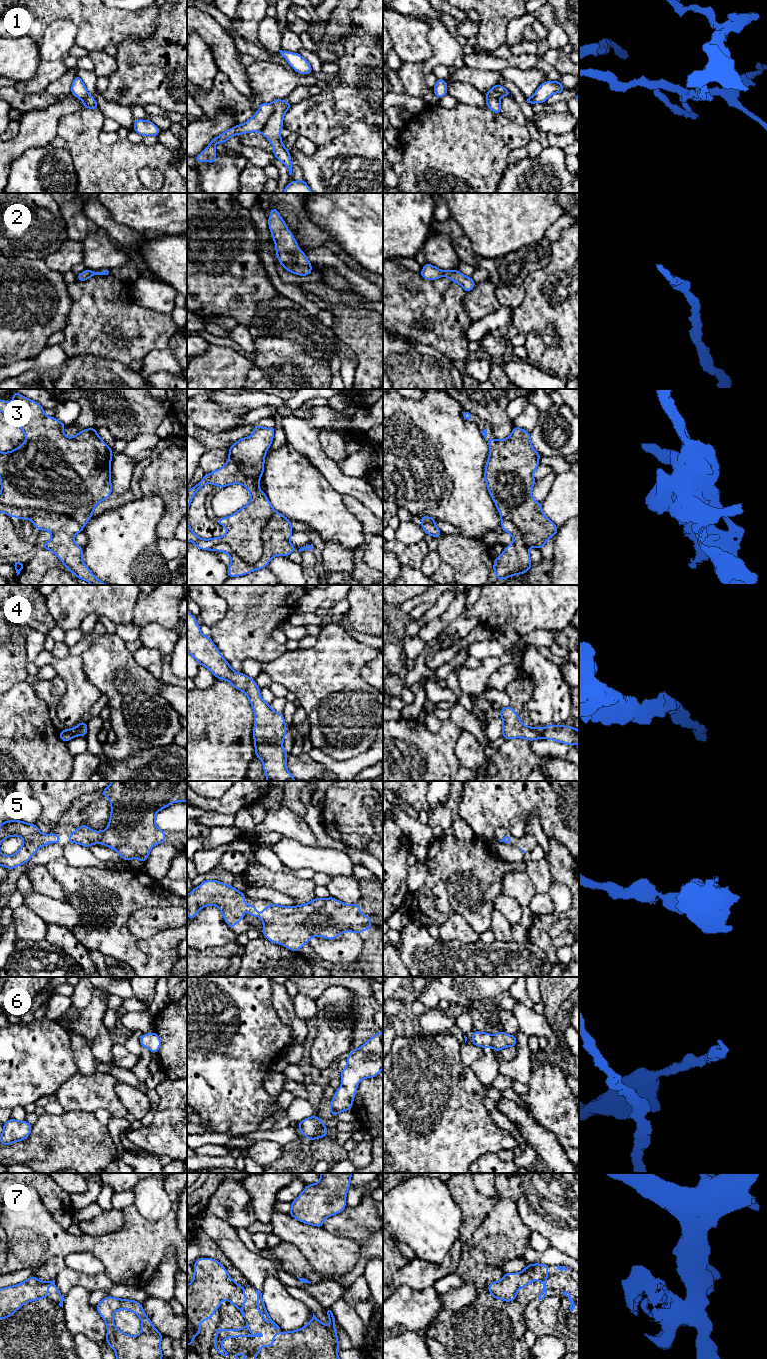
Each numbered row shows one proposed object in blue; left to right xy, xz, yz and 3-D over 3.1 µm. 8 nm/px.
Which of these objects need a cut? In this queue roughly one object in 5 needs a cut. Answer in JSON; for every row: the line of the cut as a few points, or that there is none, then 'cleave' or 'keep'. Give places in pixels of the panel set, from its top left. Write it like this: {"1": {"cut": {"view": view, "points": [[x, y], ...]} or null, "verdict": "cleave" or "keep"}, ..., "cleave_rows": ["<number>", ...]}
{"1": {"cut": {"view": "xz", "points": [[271, 103], [274, 111], [260, 131]]}, "verdict": "cleave"}, "2": {"cut": null, "verdict": "keep"}, "3": {"cut": {"view": "xz", "points": [[275, 511], [253, 564], [225, 543], [210, 549]]}, "verdict": "cleave"}, "4": {"cut": null, "verdict": "keep"}, "5": {"cut": null, "verdict": "keep"}, "6": {"cut": null, "verdict": "keep"}, "7": {"cut": null, "verdict": "keep"}, "cleave_rows": ["1", "3"]}

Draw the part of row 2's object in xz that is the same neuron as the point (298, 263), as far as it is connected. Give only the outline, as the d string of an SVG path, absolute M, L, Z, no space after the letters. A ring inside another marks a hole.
M273 207L268 218L269 229L275 241L278 261L289 272L305 276L312 273L312 264L305 256L304 251L298 248L292 232L286 228L286 222L281 218L277 209Z

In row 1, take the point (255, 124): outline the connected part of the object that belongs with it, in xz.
M260 104L256 114L247 122L245 122L244 124L236 125L233 128L228 129L218 137L213 138L208 144L207 148L202 153L196 156L196 161L200 163L203 163L205 161L210 163L217 162L215 159L216 151L214 149L216 143L224 144L230 137L234 135L250 132L261 132L262 128L265 126L274 110L275 108L272 104Z

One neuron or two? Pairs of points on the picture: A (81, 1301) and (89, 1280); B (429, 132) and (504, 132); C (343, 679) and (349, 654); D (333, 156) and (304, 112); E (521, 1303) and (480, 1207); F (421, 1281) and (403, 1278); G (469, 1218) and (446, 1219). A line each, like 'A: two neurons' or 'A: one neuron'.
A: two neurons
B: one neuron
C: one neuron
D: two neurons
E: one neuron
F: one neuron
G: two neurons

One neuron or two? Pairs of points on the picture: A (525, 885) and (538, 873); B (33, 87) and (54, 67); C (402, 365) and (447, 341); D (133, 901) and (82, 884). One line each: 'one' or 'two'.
A: two
B: one
C: two
D: one

